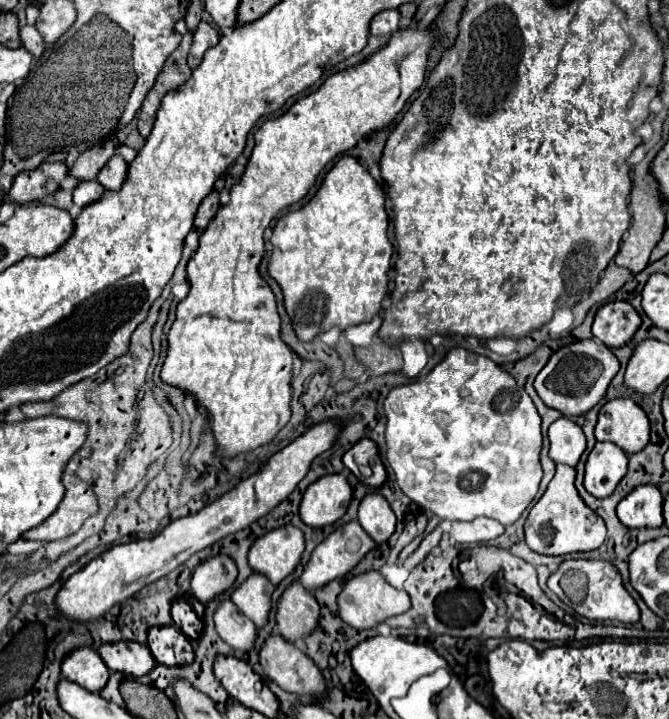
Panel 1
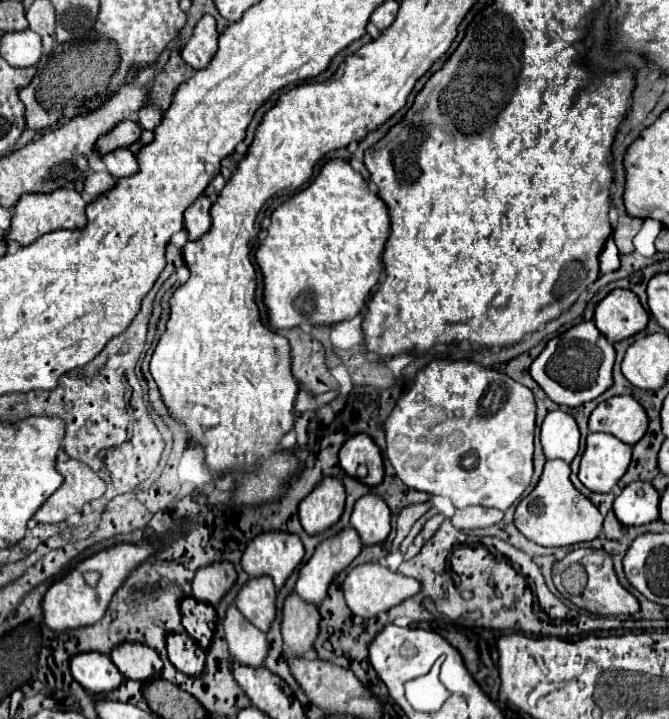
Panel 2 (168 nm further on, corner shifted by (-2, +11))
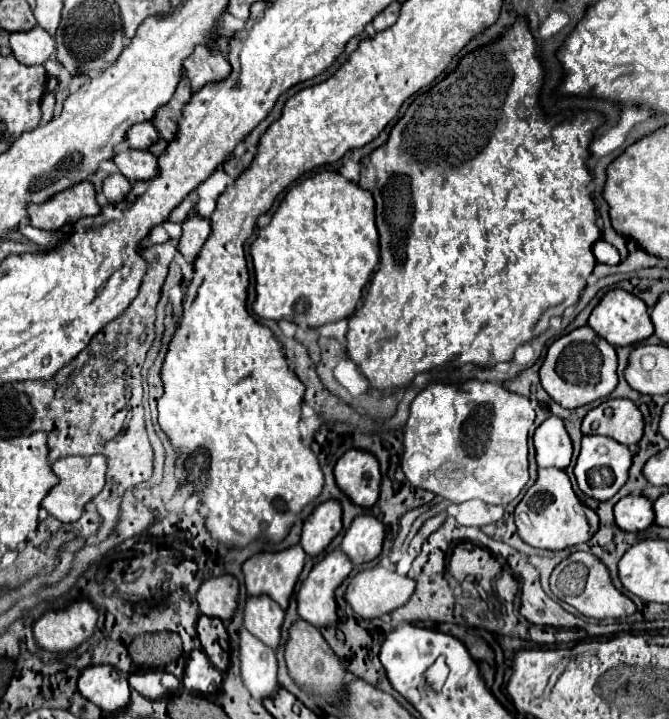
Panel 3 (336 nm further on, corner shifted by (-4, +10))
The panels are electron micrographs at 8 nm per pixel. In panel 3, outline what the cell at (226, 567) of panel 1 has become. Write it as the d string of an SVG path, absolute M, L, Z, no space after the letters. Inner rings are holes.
M231 574L209 578L201 584L197 592L199 610L203 616L231 620L237 608L237 594L239 594L239 584Z

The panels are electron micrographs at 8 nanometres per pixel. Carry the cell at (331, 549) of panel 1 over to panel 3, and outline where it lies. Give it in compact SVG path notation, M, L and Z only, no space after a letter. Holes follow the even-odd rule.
M335 550L335 552L327 554L321 562L317 562L315 568L309 572L309 578L301 584L301 590L297 592L297 604L299 604L297 612L299 612L299 616L319 630L337 624L339 616L337 616L335 590L351 574L351 570L353 570L353 564L349 562L347 554L341 554L341 550Z

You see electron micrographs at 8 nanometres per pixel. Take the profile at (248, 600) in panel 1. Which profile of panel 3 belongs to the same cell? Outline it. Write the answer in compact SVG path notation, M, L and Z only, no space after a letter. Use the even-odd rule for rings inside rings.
M249 596L245 606L245 630L269 648L277 650L285 612L269 596Z

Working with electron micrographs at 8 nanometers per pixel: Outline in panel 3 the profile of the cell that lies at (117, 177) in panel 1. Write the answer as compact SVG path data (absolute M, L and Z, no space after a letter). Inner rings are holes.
M127 150L117 154L113 160L119 166L119 172L131 182L149 180L159 172L157 158L149 150Z

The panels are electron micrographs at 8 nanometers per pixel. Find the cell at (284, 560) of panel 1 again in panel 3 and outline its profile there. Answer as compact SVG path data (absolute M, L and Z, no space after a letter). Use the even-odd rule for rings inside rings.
M291 546L277 554L255 554L243 564L245 588L253 596L269 596L283 610L289 606L295 582L305 564L305 550L301 546Z

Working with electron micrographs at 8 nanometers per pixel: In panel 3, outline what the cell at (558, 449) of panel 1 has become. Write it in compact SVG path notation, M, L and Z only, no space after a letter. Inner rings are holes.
M547 418L533 436L535 462L539 468L561 468L565 470L571 462L573 446L561 418Z

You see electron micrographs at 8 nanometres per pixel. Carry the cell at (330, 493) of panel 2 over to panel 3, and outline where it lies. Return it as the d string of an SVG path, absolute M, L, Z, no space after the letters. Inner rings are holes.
M329 500L313 510L313 514L303 524L301 546L307 556L321 554L329 542L341 532L341 506L335 500Z

